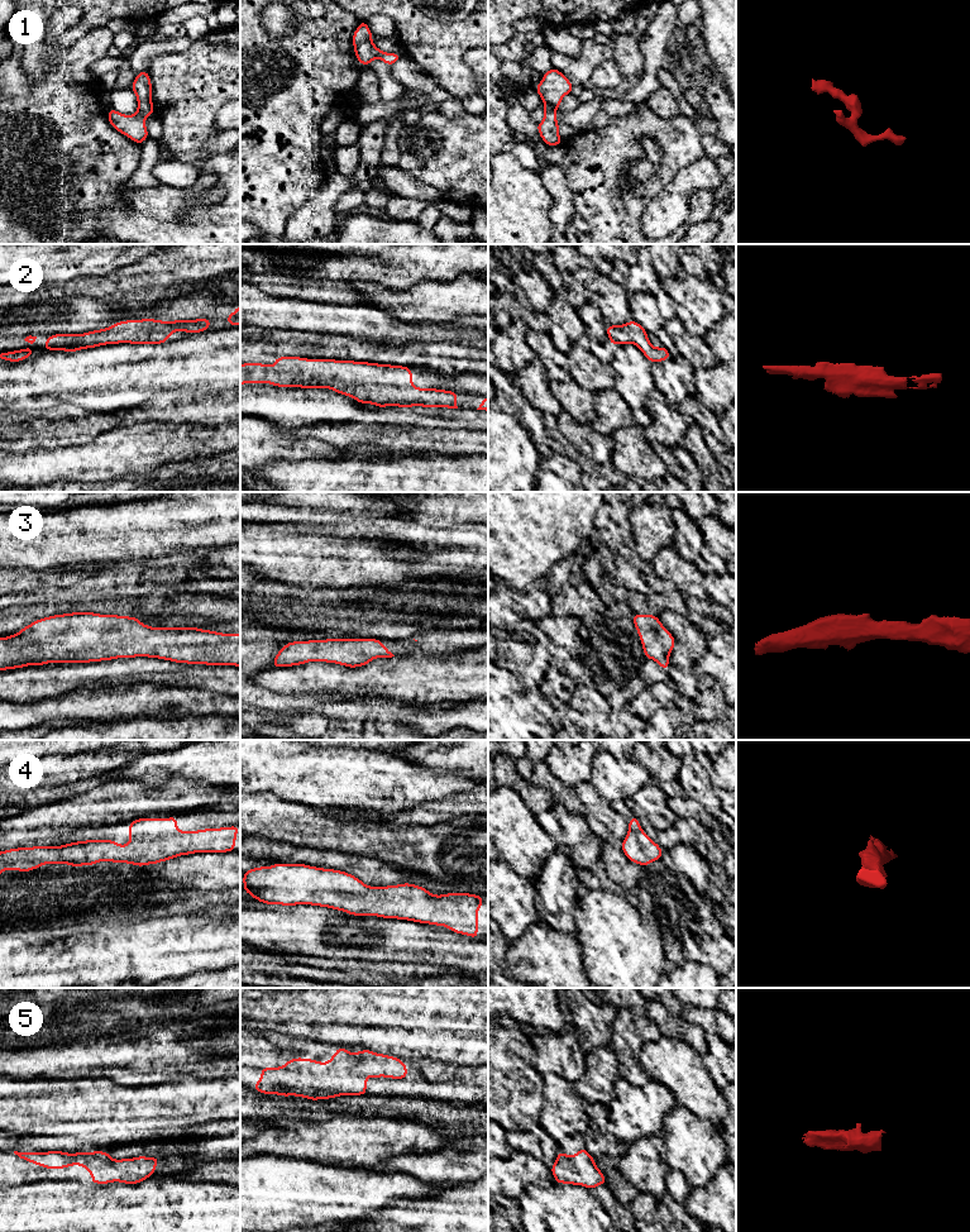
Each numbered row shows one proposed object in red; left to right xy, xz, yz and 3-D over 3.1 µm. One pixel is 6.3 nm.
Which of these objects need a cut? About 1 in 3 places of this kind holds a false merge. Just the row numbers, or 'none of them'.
none of them

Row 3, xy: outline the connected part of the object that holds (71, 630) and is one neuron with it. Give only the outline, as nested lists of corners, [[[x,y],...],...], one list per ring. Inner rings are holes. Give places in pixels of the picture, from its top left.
[[[81,611],[42,617],[14,635],[0,638],[0,670],[47,665],[49,662],[91,663],[137,656],[196,665],[240,667],[240,634],[223,634],[200,627],[152,627],[134,616]]]

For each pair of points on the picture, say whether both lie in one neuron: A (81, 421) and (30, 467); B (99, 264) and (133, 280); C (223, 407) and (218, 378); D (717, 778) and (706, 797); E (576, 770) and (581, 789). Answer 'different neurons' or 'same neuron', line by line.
A: different neurons
B: different neurons
C: different neurons
D: different neurons
E: different neurons

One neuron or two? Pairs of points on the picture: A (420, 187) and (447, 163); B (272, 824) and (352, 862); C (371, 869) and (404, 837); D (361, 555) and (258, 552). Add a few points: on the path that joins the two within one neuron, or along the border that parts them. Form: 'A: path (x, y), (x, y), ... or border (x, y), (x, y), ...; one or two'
A: border (399, 167), (433, 186), (444, 199); two
B: border (299, 846), (340, 850), (357, 855); two
C: border (352, 853), (391, 862), (409, 870); two
D: path (335, 555), (283, 554); one

